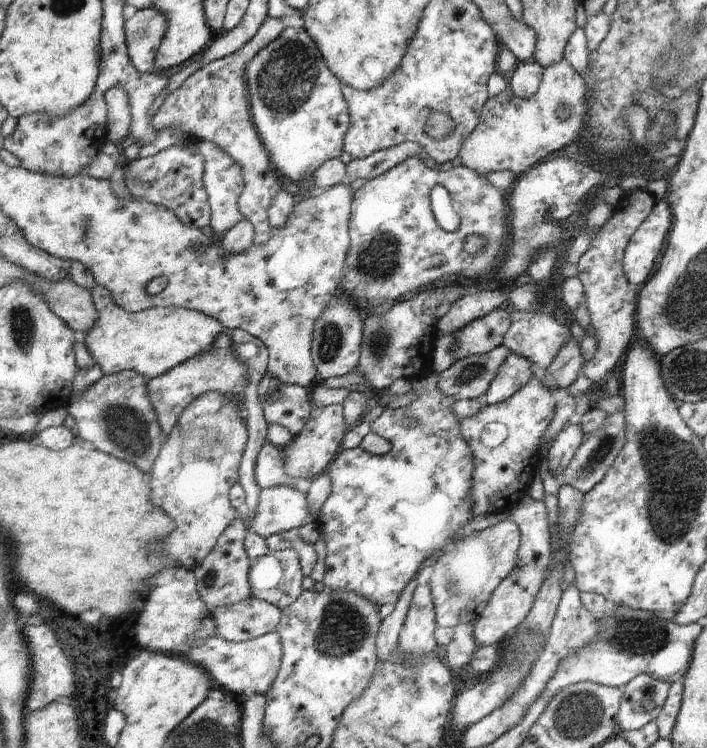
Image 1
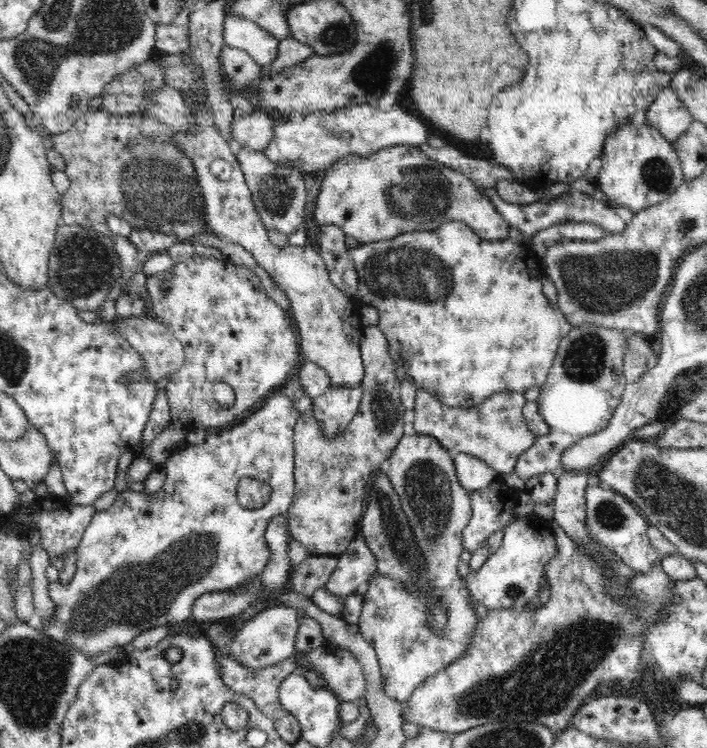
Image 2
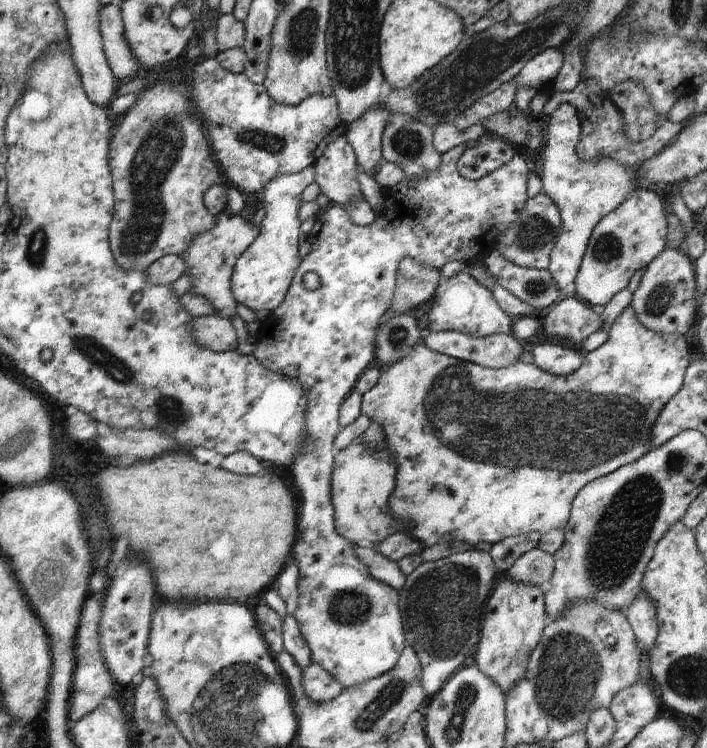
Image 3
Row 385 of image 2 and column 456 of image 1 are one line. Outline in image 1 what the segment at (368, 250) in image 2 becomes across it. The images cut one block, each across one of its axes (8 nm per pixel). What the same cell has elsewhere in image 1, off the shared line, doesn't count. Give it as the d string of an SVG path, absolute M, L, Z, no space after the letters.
M428 371L420 378L410 379L412 384L412 390L416 392L418 398L414 400L407 407L398 407L397 409L390 409L386 407L384 412L371 422L371 432L376 432L386 438L388 442L391 442L392 449L384 455L371 455L369 452L363 450L360 446L357 448L347 448L341 450L335 459L327 466L326 474L332 482L332 490L326 499L326 502L319 510L319 516L314 518L317 523L320 536L324 539L326 544L326 569L322 587L327 590L335 591L348 590L348 592L354 592L362 598L367 598L370 602L374 602L376 606L382 606L388 602L394 604L398 600L398 597L404 592L405 586L418 574L420 566L424 564L426 558L434 557L441 553L449 552L453 549L453 545L458 541L458 534L460 534L460 528L464 528L470 520L472 520L472 510L470 510L470 488L472 488L472 470L474 470L474 455L472 449L466 440L462 438L460 434L460 418L454 415L451 406L454 404L454 398L448 398L444 396L440 390L438 390L438 373L434 371Z

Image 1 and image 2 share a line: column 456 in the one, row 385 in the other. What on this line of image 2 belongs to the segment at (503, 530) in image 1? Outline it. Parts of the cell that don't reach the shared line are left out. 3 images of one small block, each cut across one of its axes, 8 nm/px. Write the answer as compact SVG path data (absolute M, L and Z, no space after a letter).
M584 325L573 328L561 340L537 401L538 413L550 430L545 436L538 436L516 462L515 473L524 482L532 476L554 472L561 464L564 450L583 437L596 435L610 424L628 383L623 358L629 347L627 340L633 334L633 331L618 328Z

